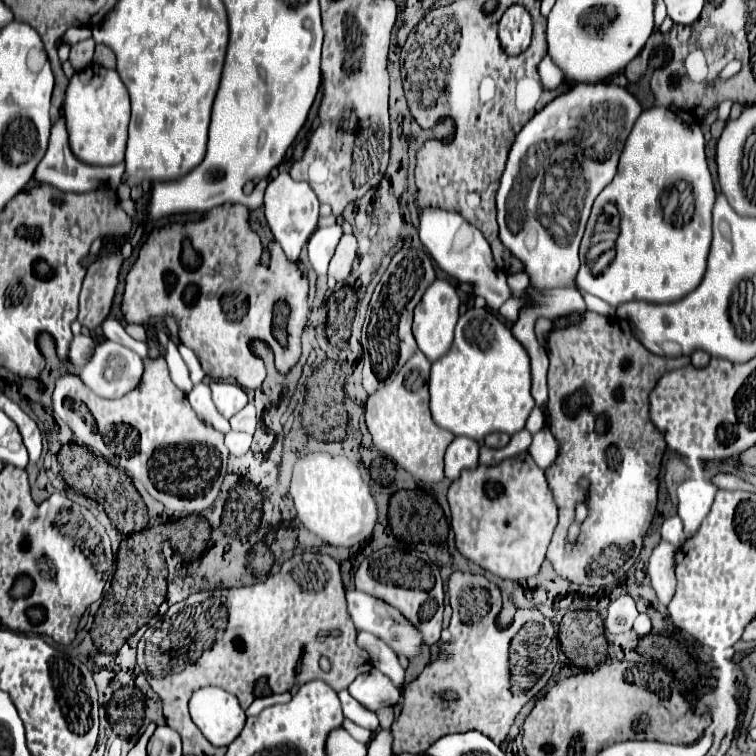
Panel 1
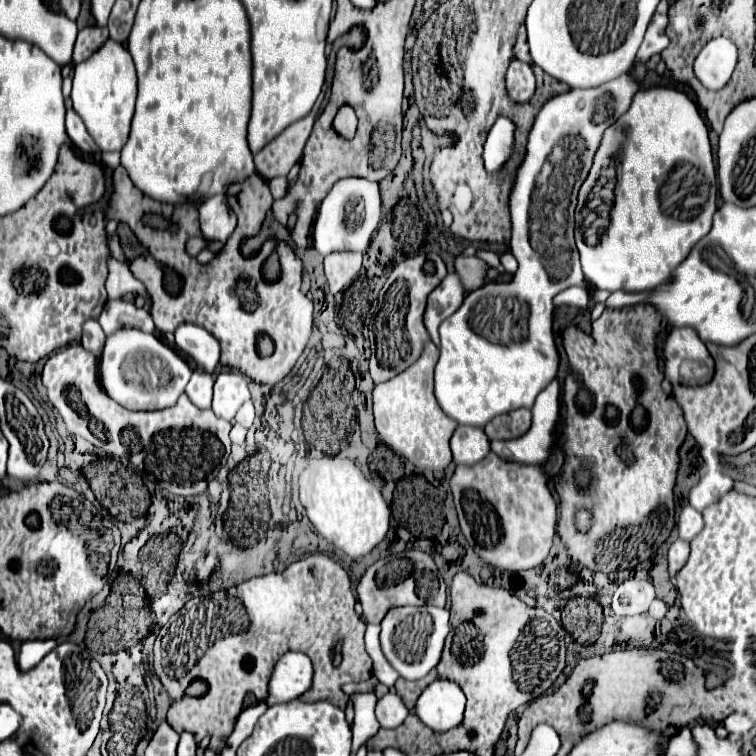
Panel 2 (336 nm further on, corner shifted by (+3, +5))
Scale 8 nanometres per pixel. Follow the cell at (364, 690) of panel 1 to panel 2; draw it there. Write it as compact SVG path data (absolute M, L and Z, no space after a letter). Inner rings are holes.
M354 692L350 694L354 706L354 724L352 724L351 755L355 755L363 743L374 736L380 729L380 724L374 714L376 694L372 692ZM360 702L360 706L358 706Z

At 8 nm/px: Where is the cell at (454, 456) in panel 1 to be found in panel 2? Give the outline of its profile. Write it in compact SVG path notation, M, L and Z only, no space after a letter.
M458 426L450 440L450 448L454 454L454 464L476 464L490 452L490 442L484 428Z

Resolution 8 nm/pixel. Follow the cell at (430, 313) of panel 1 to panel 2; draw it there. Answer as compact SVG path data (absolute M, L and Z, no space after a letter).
M456 272L448 274L442 284L430 292L430 298L426 302L426 314L424 314L424 326L430 334L430 340L438 346L438 326L442 320L452 316L460 304L464 302L464 288L460 284L460 278Z

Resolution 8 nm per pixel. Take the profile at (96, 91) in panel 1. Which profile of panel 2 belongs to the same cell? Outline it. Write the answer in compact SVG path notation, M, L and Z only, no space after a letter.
M108 40L88 60L76 64L70 98L76 114L84 120L84 126L94 138L96 146L100 146L102 152L122 150L128 140L130 120L136 102L136 70L132 56L124 48L124 44Z

